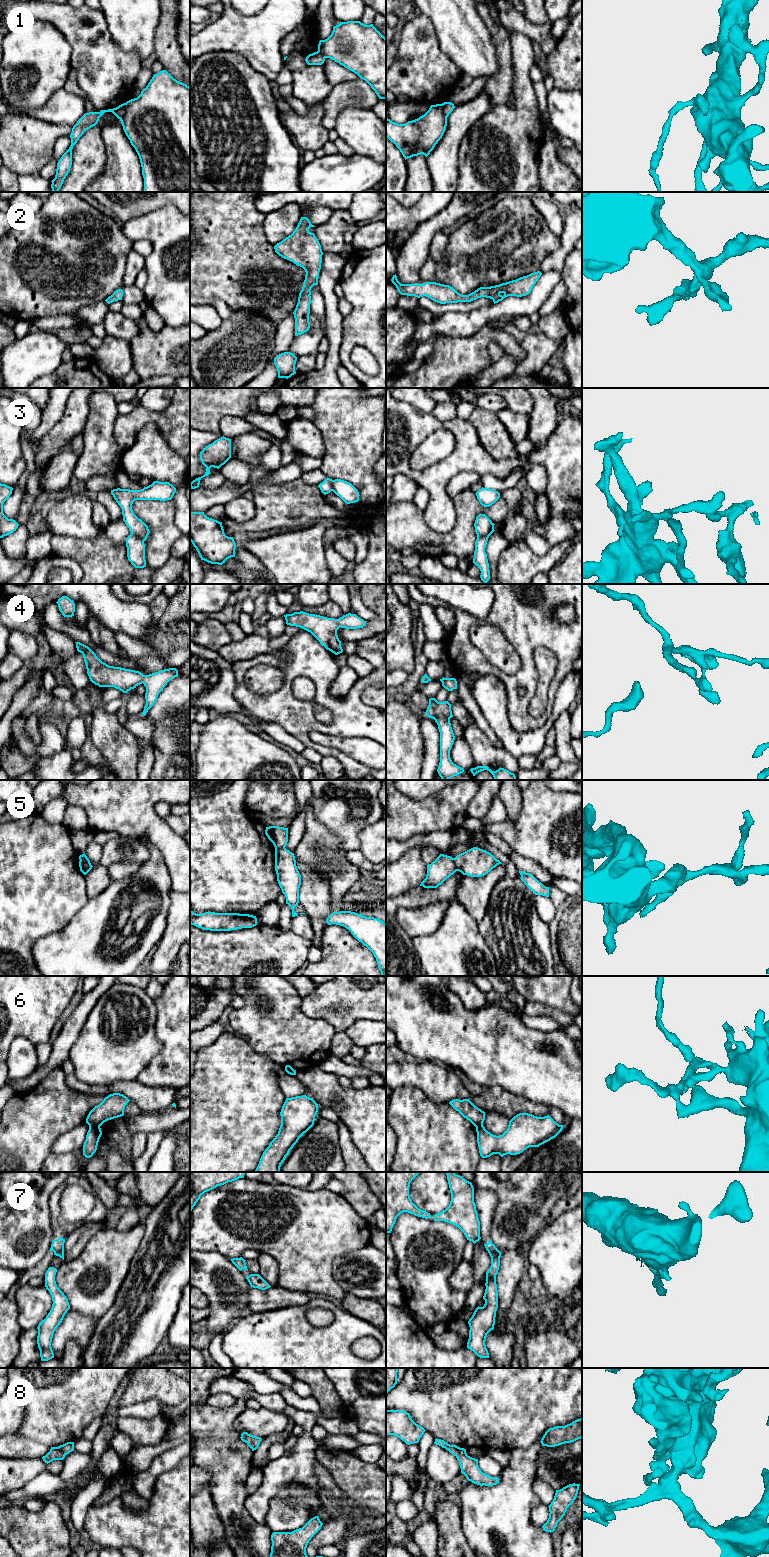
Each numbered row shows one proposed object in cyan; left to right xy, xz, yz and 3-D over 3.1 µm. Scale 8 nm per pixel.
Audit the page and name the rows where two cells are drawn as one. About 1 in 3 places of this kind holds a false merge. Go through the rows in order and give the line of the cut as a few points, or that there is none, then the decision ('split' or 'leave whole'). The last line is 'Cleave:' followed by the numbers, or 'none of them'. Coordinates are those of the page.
1: cut in xy along (126, 103), (124, 115), (120, 119); split
2: no cut; leave whole
3: cut in yz along (494, 524), (487, 534), (477, 536); split
4: no cut; leave whole
5: cut in yz along (453, 858), (457, 870); split
6: cut in xy along (99, 1126), (89, 1127); split
7: cut in xz along (249, 1276), (247, 1279); split
8: no cut; leave whole
Cleave: 1, 3, 5, 6, 7

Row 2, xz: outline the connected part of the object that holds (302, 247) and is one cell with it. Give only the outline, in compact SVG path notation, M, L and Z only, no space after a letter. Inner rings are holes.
M301 217L293 233L274 246L275 252L279 256L302 267L306 272L298 303L293 312L295 336L307 332L310 328L310 290L314 285L318 285L322 263L321 245L315 234L308 230L310 227L315 226L311 224L307 217Z

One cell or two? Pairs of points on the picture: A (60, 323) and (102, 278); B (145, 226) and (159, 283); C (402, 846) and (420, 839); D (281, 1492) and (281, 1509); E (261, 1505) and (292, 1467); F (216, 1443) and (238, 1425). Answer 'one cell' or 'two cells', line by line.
A: two cells
B: one cell
C: one cell
D: two cells
E: one cell
F: two cells

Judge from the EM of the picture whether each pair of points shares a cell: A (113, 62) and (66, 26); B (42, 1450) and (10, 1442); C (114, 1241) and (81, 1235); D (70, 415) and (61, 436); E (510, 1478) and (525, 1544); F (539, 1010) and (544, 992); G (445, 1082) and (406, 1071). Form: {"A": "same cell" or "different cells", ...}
{"A": "same cell", "B": "same cell", "C": "different cells", "D": "same cell", "E": "same cell", "F": "different cells", "G": "same cell"}

